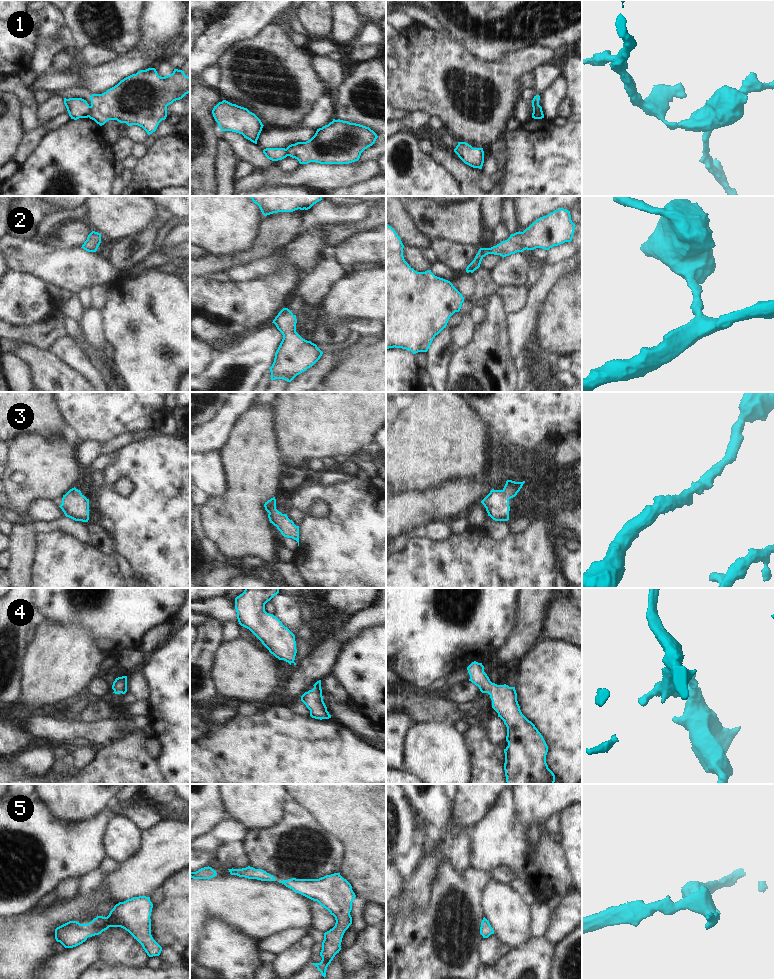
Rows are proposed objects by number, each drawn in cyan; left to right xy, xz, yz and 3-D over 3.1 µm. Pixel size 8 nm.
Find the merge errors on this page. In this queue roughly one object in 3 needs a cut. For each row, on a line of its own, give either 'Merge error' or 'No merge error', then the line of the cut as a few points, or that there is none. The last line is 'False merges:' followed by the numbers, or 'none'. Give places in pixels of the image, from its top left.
1: Merge error. Split along xy (90, 106), (90, 114), (88, 116)
2: No merge error. No split
3: No merge error. No split
4: No merge error. No split
5: No merge error. No split
False merges: 1.

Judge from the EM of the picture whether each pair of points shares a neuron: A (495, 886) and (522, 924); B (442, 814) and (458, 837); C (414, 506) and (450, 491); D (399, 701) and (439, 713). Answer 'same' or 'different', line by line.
A: same
B: same
C: same
D: same

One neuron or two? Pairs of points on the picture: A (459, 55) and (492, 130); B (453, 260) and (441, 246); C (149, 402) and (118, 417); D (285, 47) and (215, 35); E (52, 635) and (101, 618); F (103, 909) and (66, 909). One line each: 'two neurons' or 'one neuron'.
A: one neuron
B: one neuron
C: one neuron
D: two neurons
E: two neurons
F: two neurons

